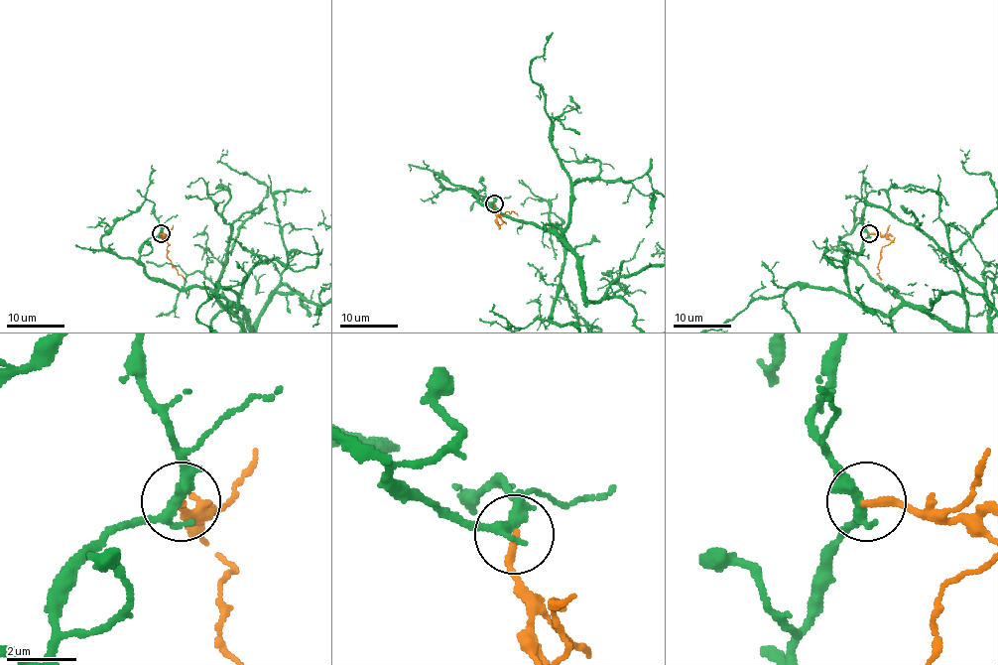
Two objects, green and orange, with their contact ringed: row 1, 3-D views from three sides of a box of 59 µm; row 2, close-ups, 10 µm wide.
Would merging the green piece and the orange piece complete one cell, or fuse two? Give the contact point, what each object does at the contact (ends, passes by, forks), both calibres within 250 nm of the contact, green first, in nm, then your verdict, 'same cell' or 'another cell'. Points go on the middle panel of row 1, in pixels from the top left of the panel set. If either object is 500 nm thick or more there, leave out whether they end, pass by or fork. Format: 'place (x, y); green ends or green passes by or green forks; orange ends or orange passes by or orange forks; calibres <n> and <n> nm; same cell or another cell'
place (494, 203); green forks; orange ends; calibres 280 and 200 nm; another cell

